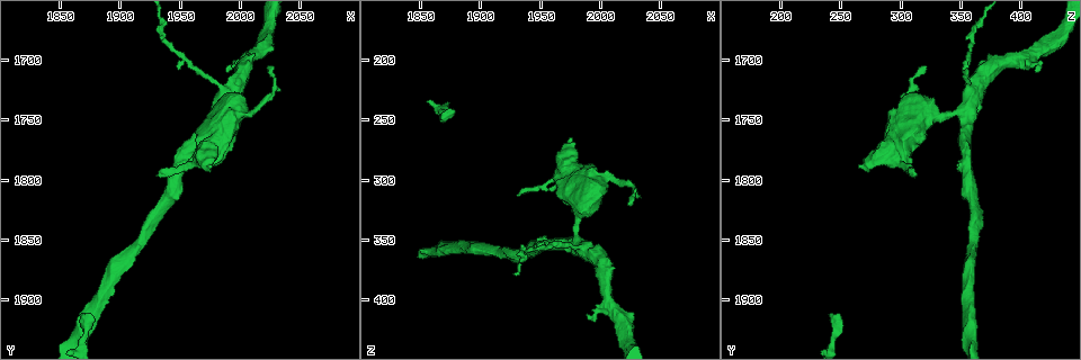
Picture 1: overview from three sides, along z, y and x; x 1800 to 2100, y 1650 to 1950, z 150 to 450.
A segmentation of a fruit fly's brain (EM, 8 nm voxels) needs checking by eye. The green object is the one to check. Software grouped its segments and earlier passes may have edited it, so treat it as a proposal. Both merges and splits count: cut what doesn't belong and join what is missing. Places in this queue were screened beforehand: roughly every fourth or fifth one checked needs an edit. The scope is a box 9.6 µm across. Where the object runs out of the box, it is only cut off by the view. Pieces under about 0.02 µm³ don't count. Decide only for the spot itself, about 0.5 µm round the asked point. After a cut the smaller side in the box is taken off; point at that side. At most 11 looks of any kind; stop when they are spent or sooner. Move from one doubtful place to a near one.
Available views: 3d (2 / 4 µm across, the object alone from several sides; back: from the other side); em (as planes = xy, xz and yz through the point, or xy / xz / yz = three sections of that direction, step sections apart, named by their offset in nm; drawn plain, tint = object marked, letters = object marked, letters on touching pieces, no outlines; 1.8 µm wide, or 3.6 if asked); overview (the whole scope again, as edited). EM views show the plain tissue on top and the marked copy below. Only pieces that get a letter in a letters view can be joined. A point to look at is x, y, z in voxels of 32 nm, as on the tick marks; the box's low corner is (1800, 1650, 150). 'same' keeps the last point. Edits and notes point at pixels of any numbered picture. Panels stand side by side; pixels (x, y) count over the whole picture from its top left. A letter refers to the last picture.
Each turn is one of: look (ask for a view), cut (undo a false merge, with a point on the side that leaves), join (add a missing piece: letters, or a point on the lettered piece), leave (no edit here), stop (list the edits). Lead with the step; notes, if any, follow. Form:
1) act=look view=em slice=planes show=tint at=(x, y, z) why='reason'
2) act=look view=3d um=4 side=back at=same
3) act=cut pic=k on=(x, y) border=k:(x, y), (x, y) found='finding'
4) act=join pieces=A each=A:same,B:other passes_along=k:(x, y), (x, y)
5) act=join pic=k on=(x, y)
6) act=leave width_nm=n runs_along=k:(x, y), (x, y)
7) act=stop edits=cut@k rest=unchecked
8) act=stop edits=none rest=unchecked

act=look view=em slice=planes show=letters at=(1980, 1744, 352) why='sharp bend'

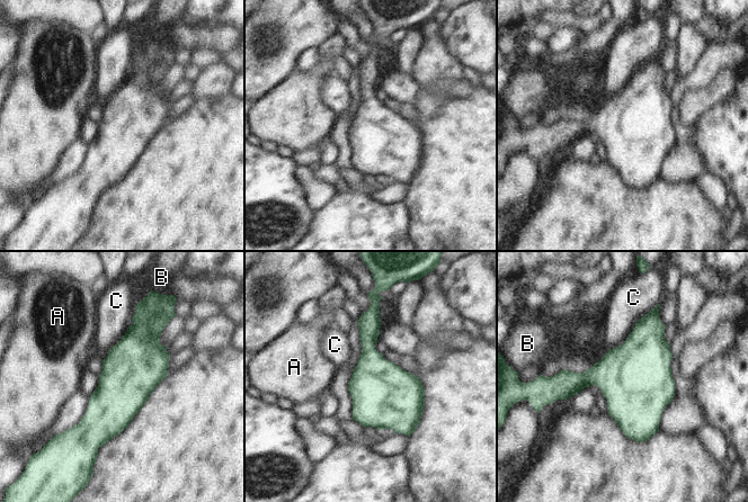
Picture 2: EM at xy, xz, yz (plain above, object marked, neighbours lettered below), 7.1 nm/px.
act=leave each=A:other,B:other,C:other border=2:(656, 306), (620, 344), (610, 349) found='continuous, no second cell'

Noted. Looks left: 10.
act=look view=em slice=yz step=4 show=tint at=(1930, 1794, 312) why='tapers out'

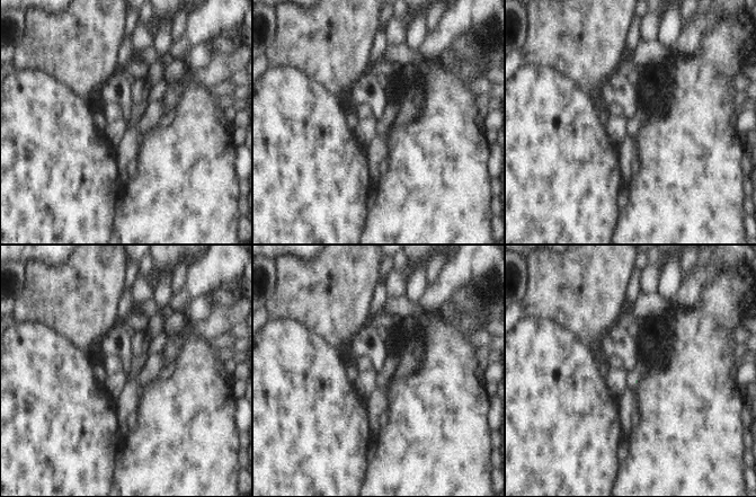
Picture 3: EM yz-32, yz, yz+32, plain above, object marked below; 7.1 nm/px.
act=look view=em slice=planes show=letters at=same

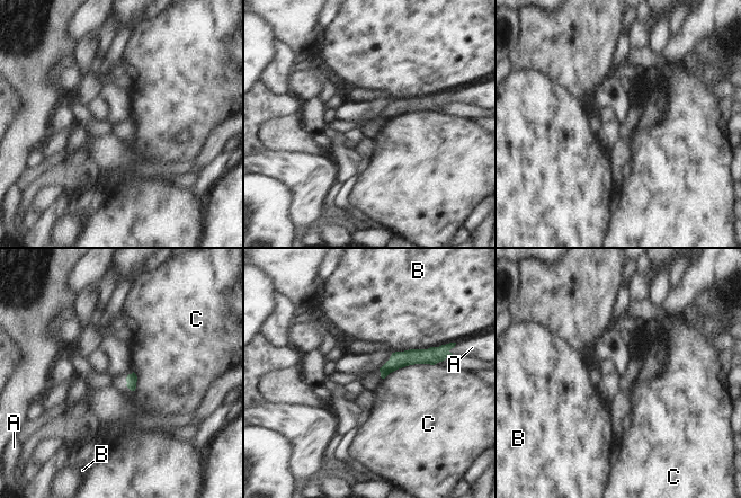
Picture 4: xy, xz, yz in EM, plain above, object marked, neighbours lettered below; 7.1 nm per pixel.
act=leave each=A:other,B:other,C:other border=4:(435, 363), (409, 364), (384, 379) found='none of them fits'

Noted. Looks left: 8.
act=look view=em slice=xz step=16 show=letters at=(1988, 1710, 412)

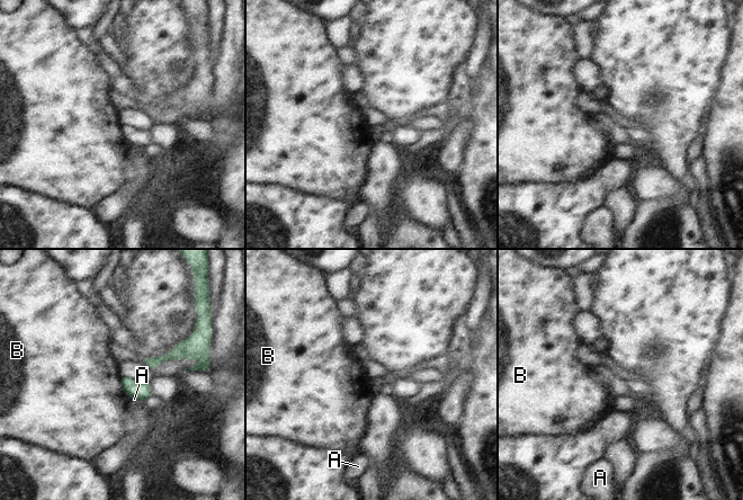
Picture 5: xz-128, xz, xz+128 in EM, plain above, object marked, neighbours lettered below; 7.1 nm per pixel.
act=leave each=A:other,B:other border=5:(121, 377), (123, 389), (131, 396) found='none of them fits'

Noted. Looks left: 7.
act=look view=em slice=planes show=letters at=(1976, 1790, 266) why='stops while still wide'

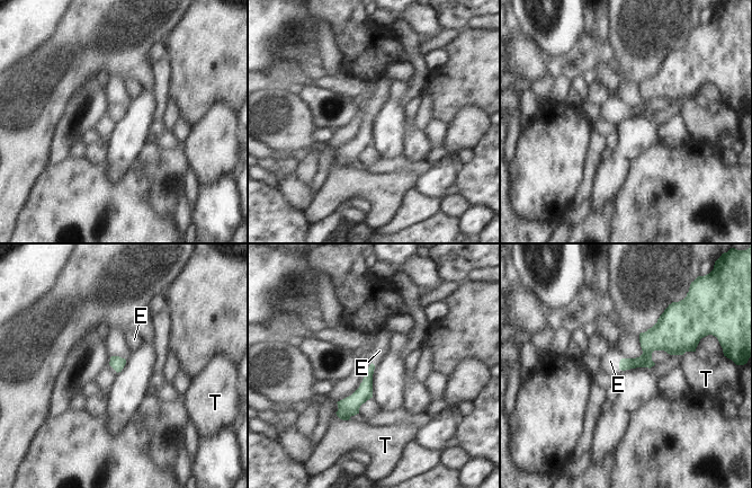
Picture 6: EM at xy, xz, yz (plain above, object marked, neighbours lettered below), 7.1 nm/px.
act=join pieces=E each=E:same,T:other found='it goes on there'

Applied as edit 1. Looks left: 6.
act=stop edits=join@6 rest=unchecked

